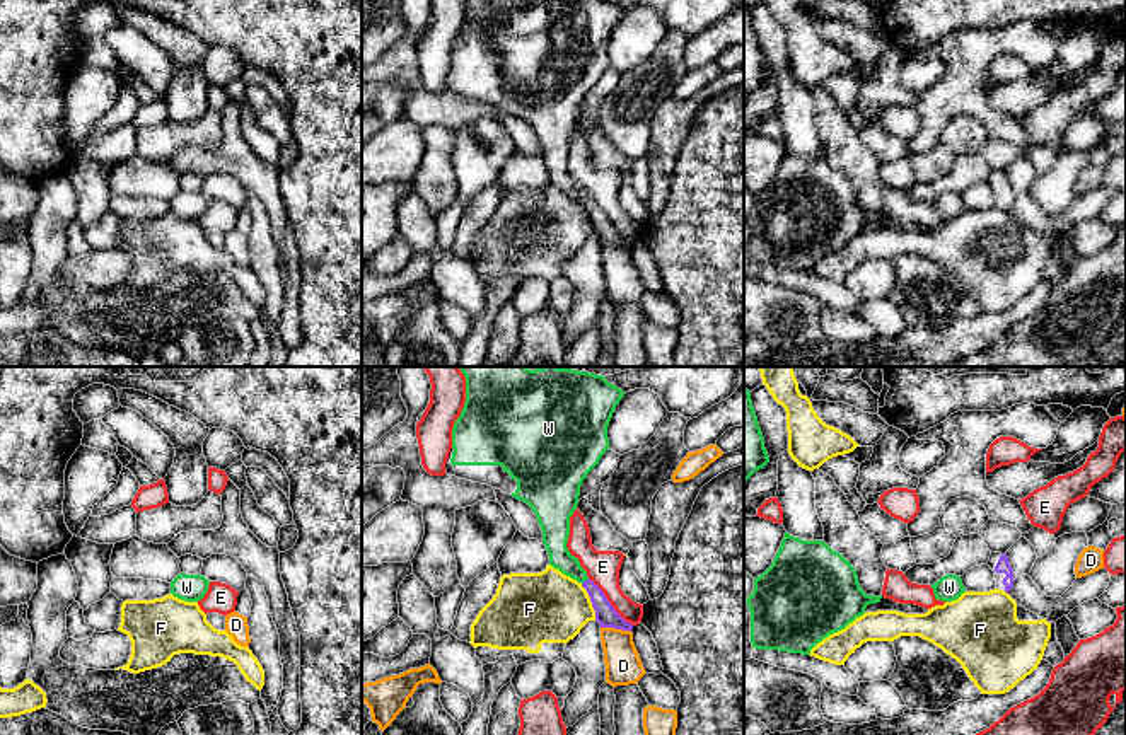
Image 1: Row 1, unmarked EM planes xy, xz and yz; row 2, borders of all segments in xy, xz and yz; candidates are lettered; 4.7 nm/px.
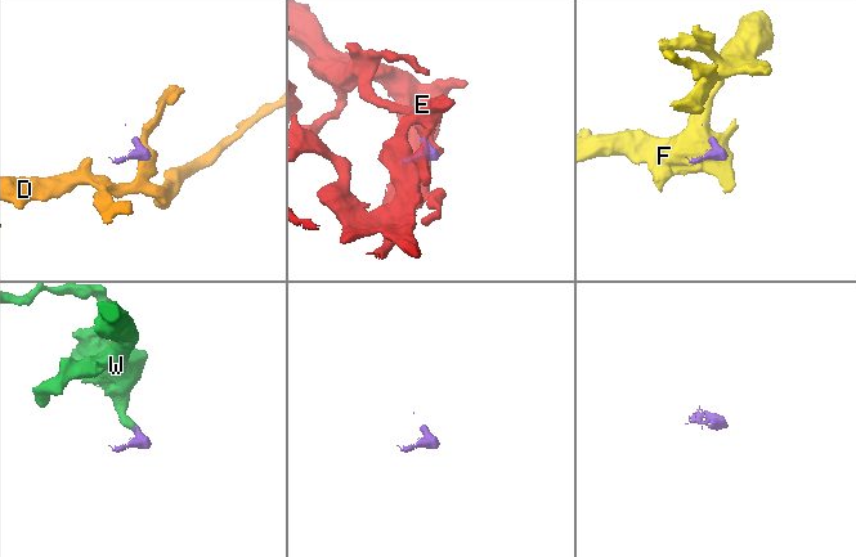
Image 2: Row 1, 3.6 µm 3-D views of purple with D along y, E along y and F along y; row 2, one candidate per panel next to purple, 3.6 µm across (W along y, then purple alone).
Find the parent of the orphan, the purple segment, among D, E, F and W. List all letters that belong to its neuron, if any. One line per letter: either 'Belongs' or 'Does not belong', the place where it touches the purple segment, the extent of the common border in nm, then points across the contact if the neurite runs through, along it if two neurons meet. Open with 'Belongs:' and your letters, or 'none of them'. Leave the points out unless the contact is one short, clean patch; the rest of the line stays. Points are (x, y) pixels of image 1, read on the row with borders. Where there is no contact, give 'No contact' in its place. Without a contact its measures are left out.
Belongs: W
D: Does not belong. Touches purple at xz (616, 628). Shared border 150 nm. Boundary: xz (601, 626), (630, 631)
E: Does not belong. Touches purple at xz (609, 604). Shared border 300 nm. Boundary: xz (589, 578), (609, 604), (633, 625)
F: Does not belong. Touches purple at xz (591, 601). Shared border 190 nm
W: Belongs. Touches purple at xz (584, 582). Shared border 40 nm

